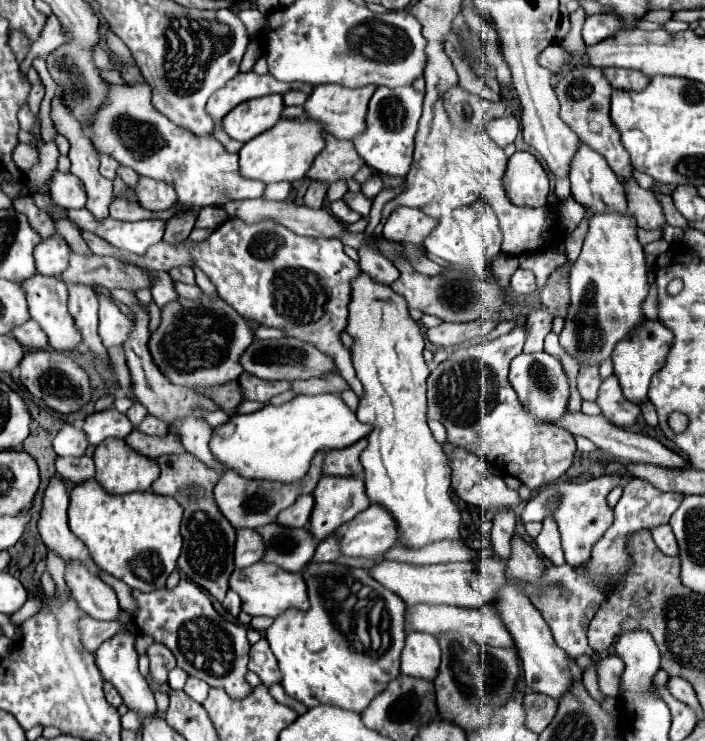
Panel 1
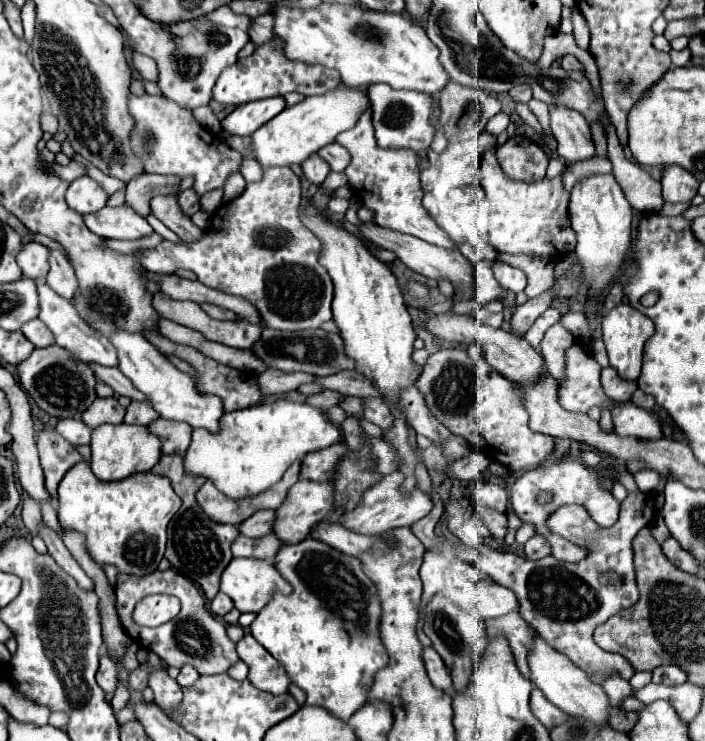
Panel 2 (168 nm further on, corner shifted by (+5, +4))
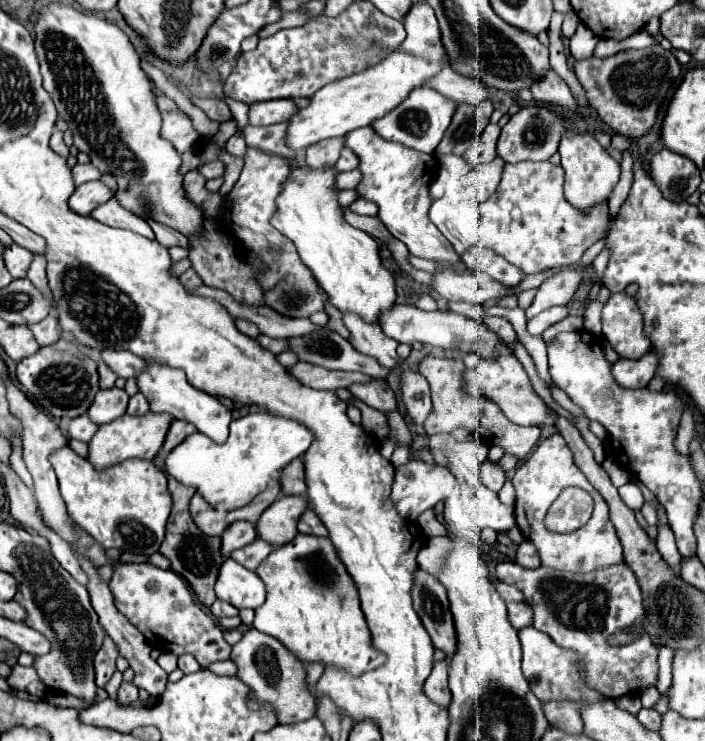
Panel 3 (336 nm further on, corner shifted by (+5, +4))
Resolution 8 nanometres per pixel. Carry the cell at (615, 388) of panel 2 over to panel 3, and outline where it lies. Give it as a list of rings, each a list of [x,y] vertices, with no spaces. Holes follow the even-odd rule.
[[[649,350],[639,360],[617,360],[613,364],[613,376],[625,388],[641,388],[647,386],[649,380],[655,376],[657,364],[659,354],[655,350]]]

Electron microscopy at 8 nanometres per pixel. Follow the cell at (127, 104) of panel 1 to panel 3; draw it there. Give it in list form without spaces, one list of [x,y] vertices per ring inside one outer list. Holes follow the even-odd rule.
[[[163,112],[161,134],[175,146],[177,152],[197,148],[199,138],[201,138],[199,132],[193,128],[189,116],[175,114],[175,112]]]

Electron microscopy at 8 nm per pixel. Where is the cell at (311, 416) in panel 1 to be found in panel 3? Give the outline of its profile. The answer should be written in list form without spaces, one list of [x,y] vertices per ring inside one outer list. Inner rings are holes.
[[[253,412],[231,422],[229,438],[217,444],[201,432],[193,432],[165,458],[165,472],[183,486],[193,486],[217,512],[229,512],[249,504],[267,482],[291,460],[299,458],[313,442],[313,434],[299,422],[277,418],[269,412]]]

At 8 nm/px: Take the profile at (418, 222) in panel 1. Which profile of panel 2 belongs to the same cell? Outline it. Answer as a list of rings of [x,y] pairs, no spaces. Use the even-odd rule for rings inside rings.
[[[369,108],[359,116],[359,120],[353,128],[341,132],[335,140],[351,152],[353,160],[345,168],[345,174],[349,178],[355,198],[361,200],[363,206],[375,214],[373,216],[375,224],[403,232],[403,234],[417,236],[417,238],[421,238],[429,244],[441,246],[441,248],[453,248],[453,240],[435,224],[435,220],[429,216],[429,212],[421,204],[423,190],[421,190],[419,174],[417,174],[417,154],[413,150],[379,148],[375,144]]]

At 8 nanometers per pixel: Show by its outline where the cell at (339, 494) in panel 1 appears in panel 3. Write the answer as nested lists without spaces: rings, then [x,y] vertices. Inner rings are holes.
[[[279,496],[267,512],[257,522],[255,530],[261,540],[267,540],[271,546],[283,546],[297,534],[297,520],[303,514],[307,498],[303,496]]]

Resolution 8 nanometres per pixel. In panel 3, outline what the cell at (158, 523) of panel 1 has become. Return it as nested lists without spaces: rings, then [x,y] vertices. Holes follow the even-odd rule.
[[[63,446],[51,454],[51,464],[69,516],[105,550],[121,548],[149,556],[159,550],[171,512],[171,496],[165,474],[151,460],[125,460],[123,464],[97,470],[87,458]]]

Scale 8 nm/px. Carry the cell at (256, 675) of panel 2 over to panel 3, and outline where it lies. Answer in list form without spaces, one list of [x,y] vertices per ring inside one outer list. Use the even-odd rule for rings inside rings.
[[[249,628],[243,638],[233,644],[231,660],[237,664],[237,678],[251,690],[247,698],[247,706],[251,710],[259,710],[267,704],[273,708],[279,724],[303,722],[315,716],[315,698],[307,686],[305,664],[293,656],[279,640]]]

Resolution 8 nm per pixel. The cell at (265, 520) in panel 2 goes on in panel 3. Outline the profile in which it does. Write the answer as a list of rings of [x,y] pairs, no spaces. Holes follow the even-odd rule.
[[[235,522],[221,534],[223,558],[229,558],[233,550],[243,548],[247,542],[255,540],[255,528],[251,522]]]

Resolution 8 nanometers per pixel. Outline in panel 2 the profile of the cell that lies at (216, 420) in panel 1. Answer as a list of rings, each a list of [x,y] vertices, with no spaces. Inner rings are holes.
[[[115,330],[115,334],[111,334],[109,340],[117,348],[119,370],[135,384],[135,388],[139,388],[145,396],[149,396],[149,400],[153,402],[153,408],[163,418],[181,420],[193,428],[209,428],[211,432],[215,432],[219,428],[219,418],[223,416],[221,400],[213,394],[197,392],[191,376],[183,374],[169,360],[165,360],[159,354],[159,350],[143,338],[143,334],[131,334],[127,330]]]

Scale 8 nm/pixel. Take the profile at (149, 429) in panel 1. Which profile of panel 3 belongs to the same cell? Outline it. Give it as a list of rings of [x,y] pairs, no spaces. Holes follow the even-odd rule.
[[[137,392],[131,400],[129,400],[129,408],[127,414],[147,414],[149,412],[149,402],[145,400],[145,396],[141,392]]]

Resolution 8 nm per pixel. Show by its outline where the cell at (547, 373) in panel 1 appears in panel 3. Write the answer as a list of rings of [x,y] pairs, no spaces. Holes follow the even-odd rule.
[[[395,304],[395,308],[389,308],[387,312],[383,312],[383,316],[379,316],[379,326],[381,330],[397,340],[397,342],[405,342],[405,344],[413,344],[413,342],[421,342],[421,344],[429,344],[435,348],[451,348],[455,350],[455,346],[461,352],[477,352],[481,358],[489,358],[491,354],[495,354],[495,346],[501,344],[499,336],[495,332],[491,332],[489,328],[485,328],[483,324],[455,314],[455,312],[425,312],[419,310],[417,306],[407,306],[407,304]]]

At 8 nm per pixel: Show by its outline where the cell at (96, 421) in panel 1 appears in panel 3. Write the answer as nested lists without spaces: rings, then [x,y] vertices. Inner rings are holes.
[[[121,388],[99,390],[87,414],[95,424],[107,424],[125,414],[127,402],[129,402],[129,396]]]

